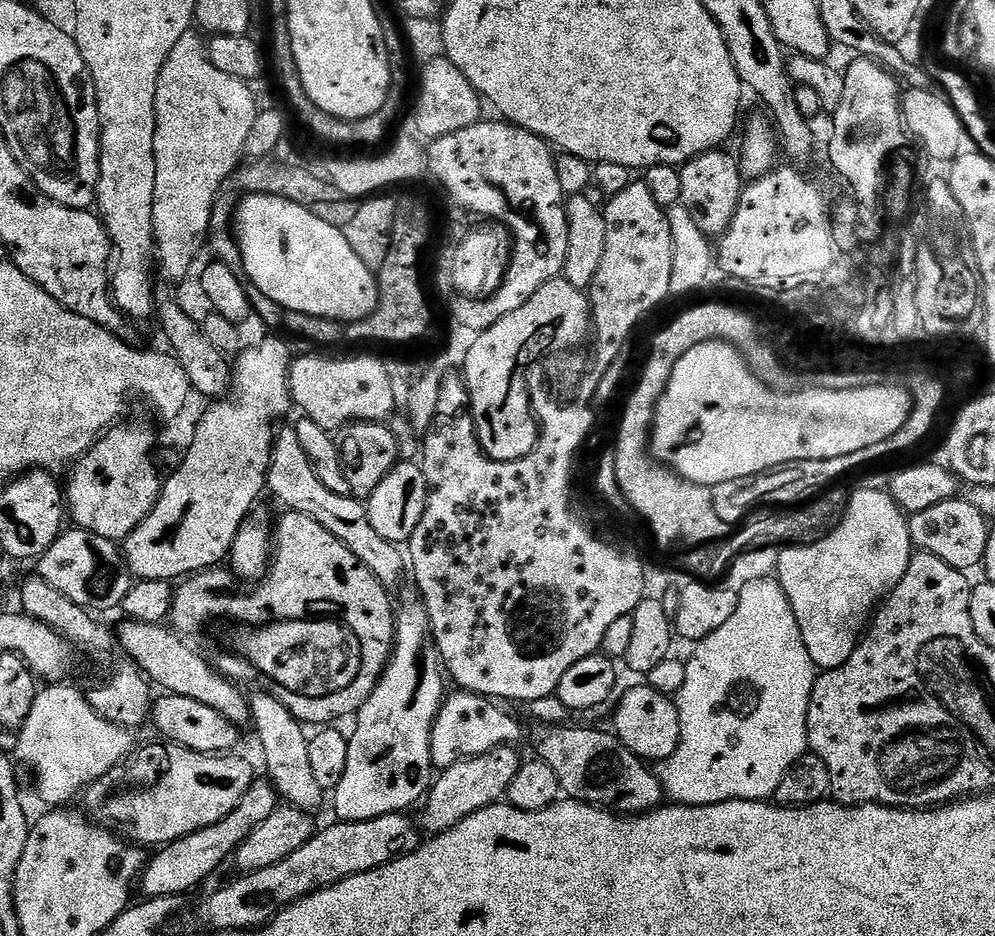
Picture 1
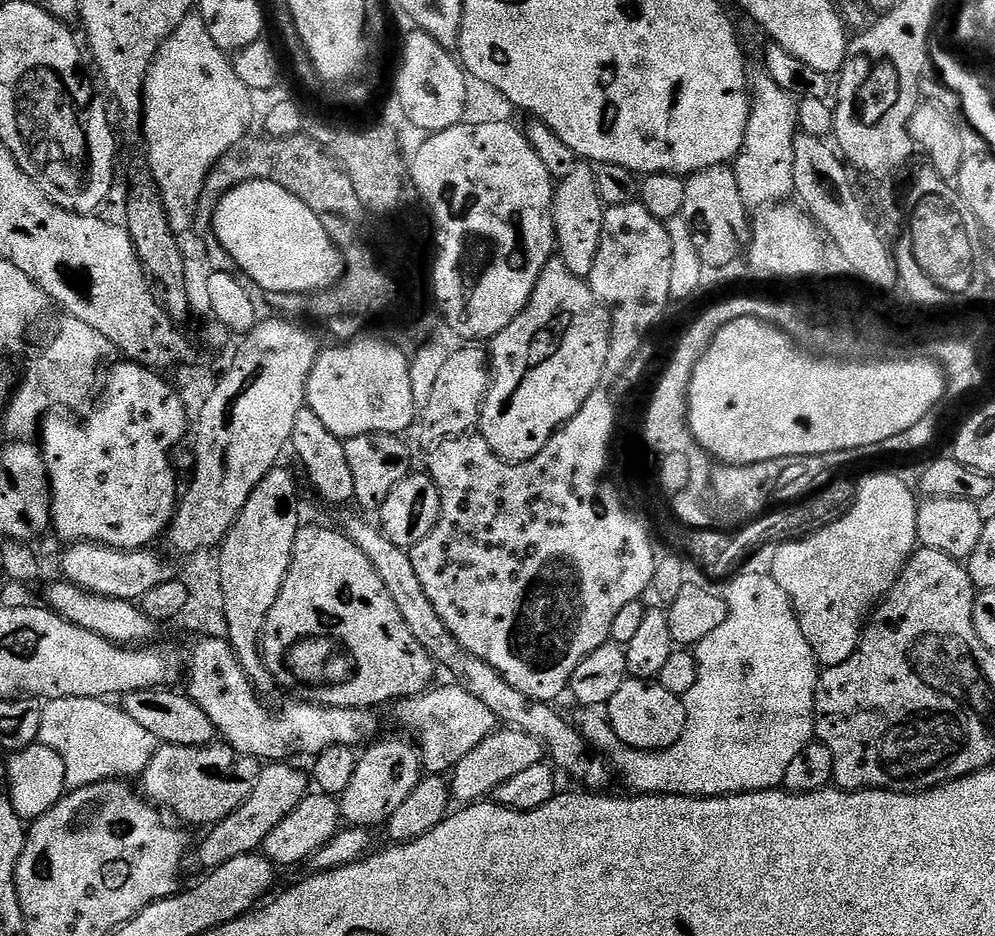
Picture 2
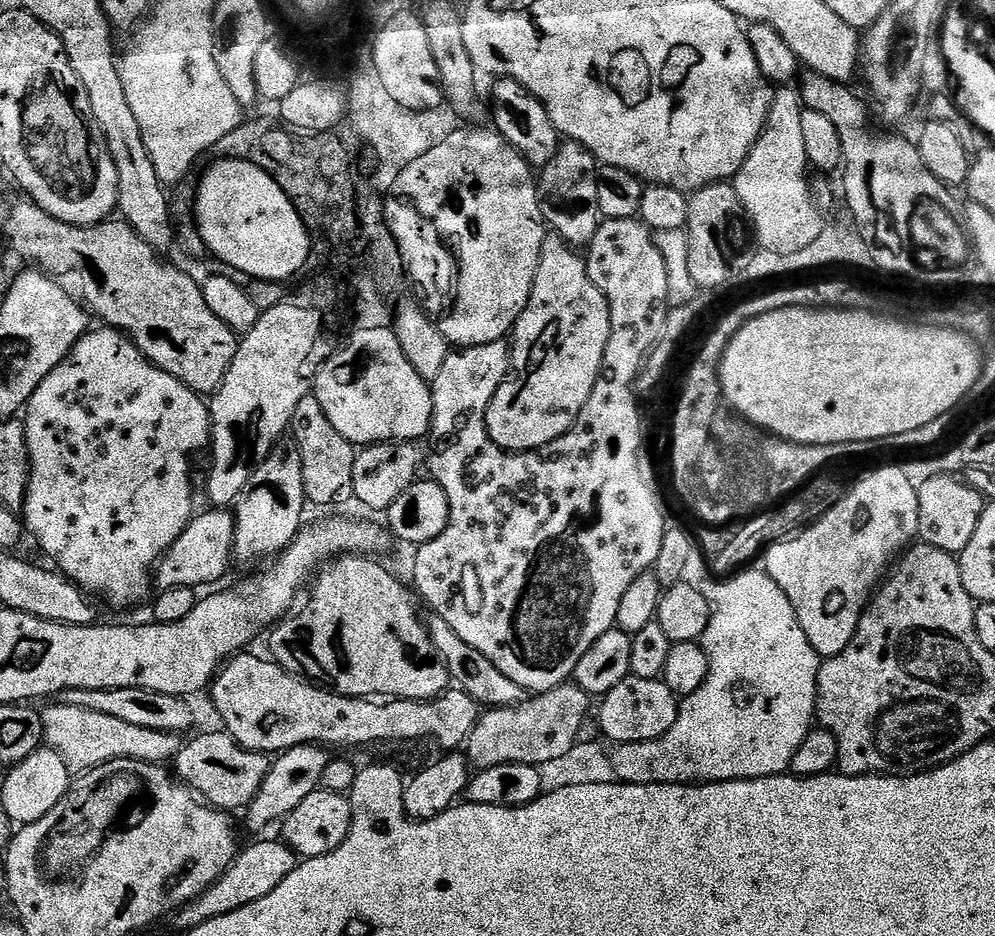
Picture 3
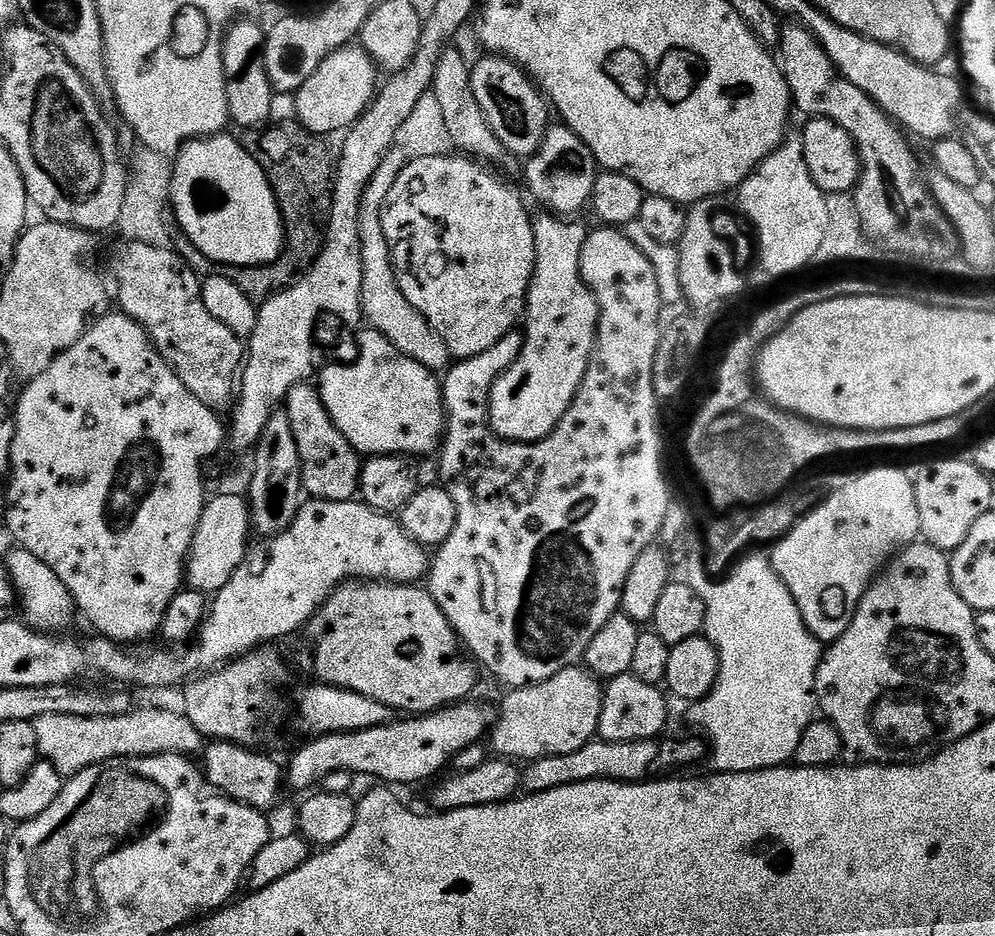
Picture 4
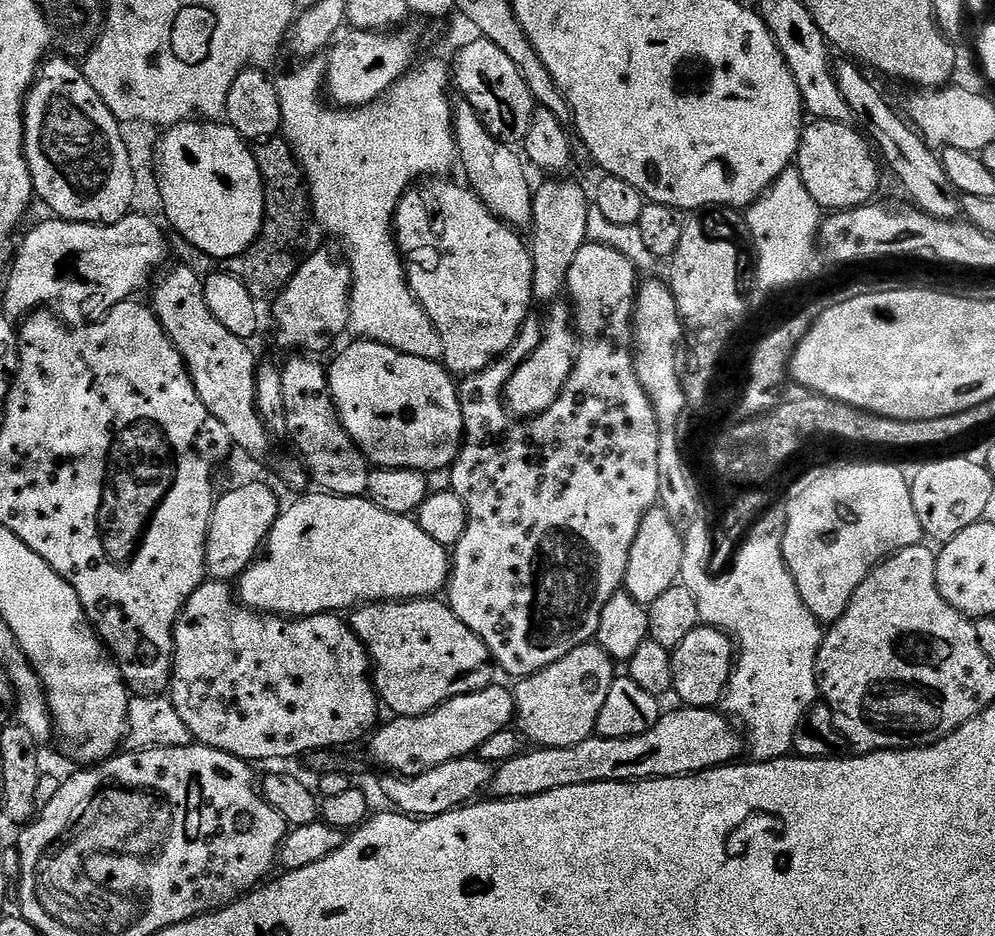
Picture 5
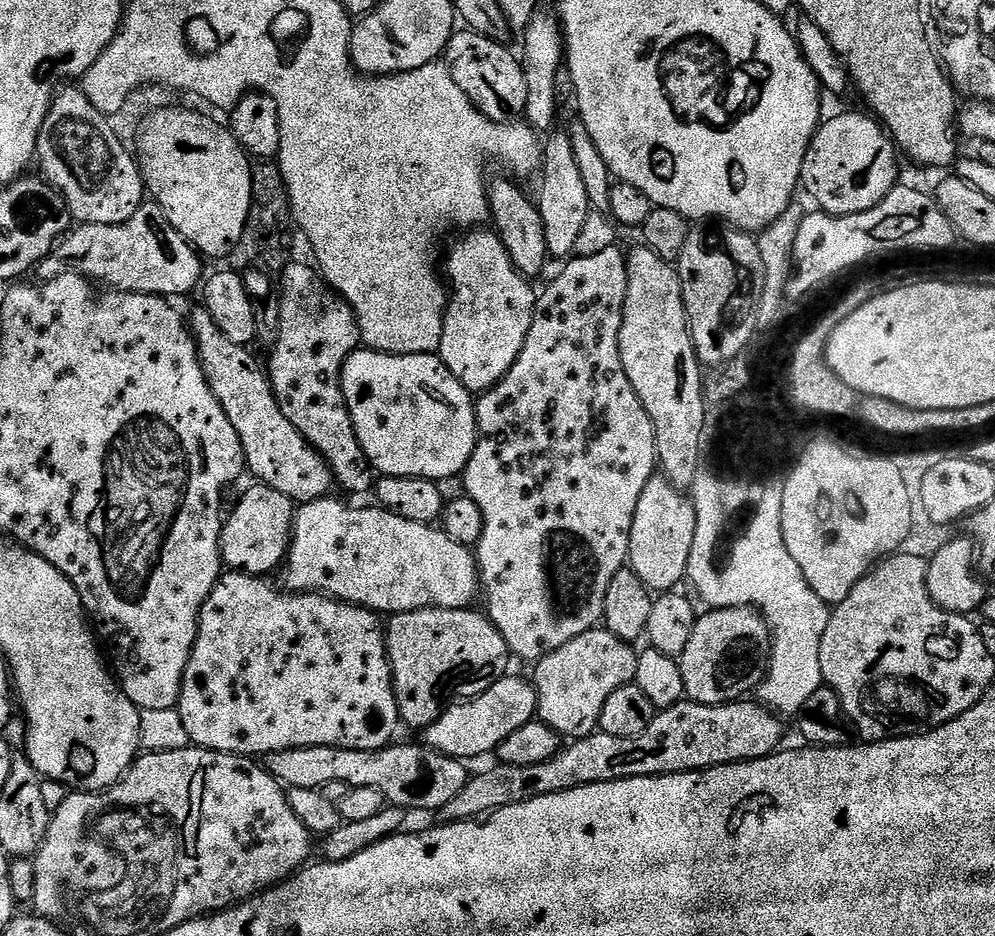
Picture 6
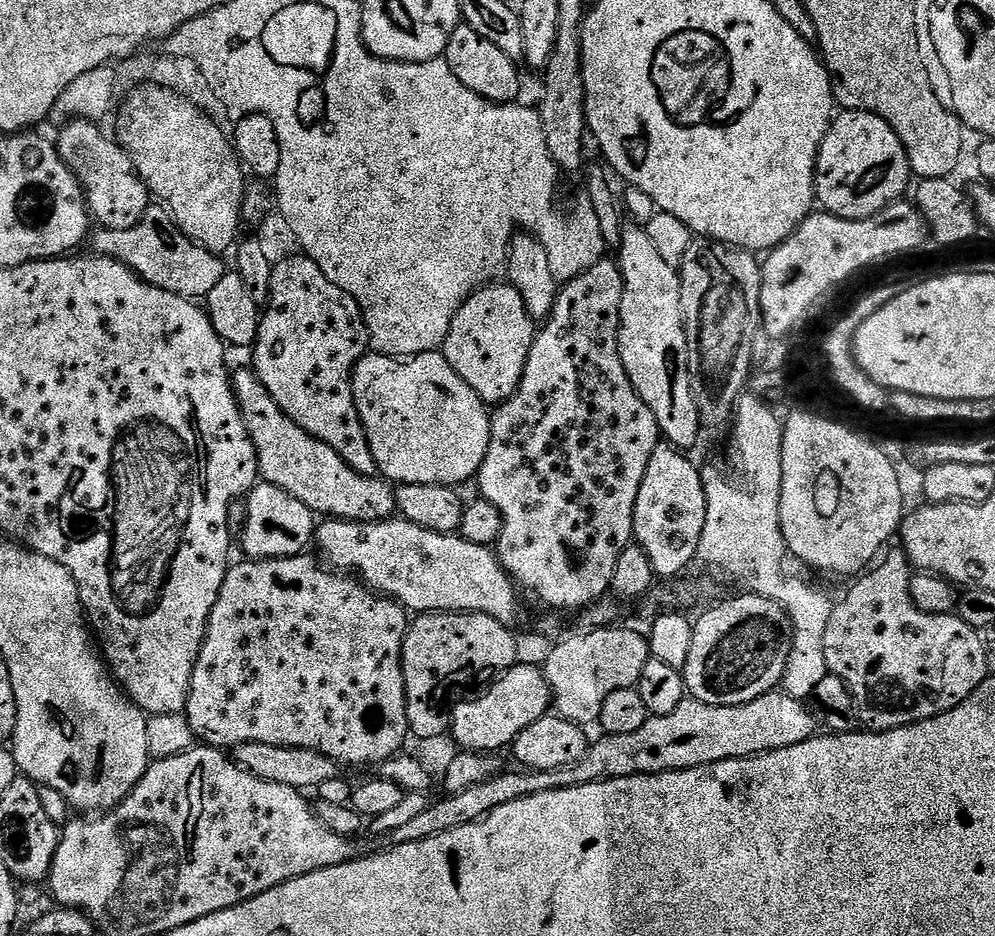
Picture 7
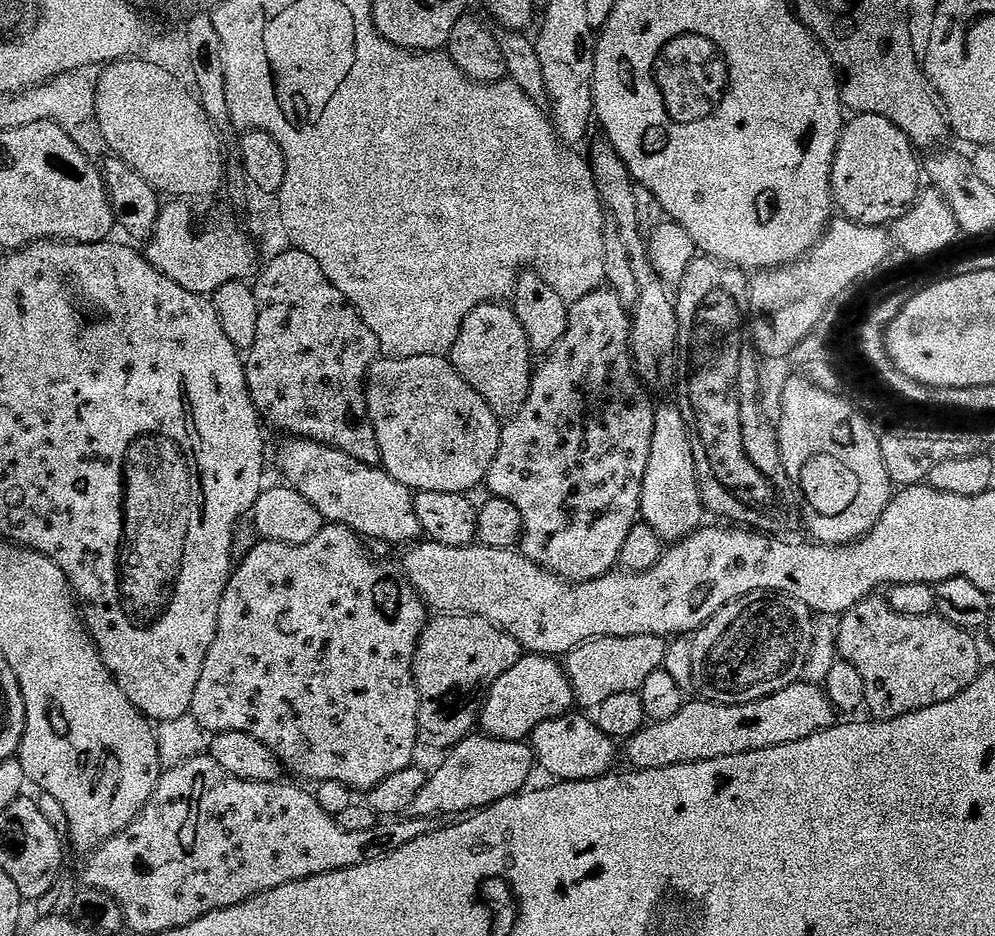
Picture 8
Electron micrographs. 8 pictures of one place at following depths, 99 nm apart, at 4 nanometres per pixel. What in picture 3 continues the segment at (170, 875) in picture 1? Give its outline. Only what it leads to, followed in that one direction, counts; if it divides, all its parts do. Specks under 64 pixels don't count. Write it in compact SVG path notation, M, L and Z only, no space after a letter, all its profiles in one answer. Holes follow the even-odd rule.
M303 744L279 753L269 763L268 773L258 794L249 802L243 813L245 826L252 832L260 832L256 834L264 834L275 820L277 823L283 821L285 816L289 816L300 805L302 798L320 788L322 770L326 770L330 759L328 752L327 747L319 744Z

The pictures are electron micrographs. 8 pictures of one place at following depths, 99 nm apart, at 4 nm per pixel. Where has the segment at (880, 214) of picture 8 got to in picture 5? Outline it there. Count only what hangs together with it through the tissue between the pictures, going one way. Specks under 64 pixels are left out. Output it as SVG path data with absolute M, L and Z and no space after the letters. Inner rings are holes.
M817 120L800 133L800 150L794 161L795 167L800 167L798 180L806 186L810 198L814 198L821 209L851 210L873 199L871 196L880 184L882 168L869 141L865 137L864 140L844 122L835 120Z

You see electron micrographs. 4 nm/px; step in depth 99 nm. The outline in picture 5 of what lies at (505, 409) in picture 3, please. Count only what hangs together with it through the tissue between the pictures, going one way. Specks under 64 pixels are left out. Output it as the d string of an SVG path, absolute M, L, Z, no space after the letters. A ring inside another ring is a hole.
M548 178L532 197L530 251L532 253L532 295L537 301L552 300L568 287L570 266L588 238L590 196L568 178ZM544 324L540 334L540 345L516 368L516 373L504 388L503 401L511 415L516 418L535 418L548 412L560 397L560 392L576 365L578 337L573 325Z

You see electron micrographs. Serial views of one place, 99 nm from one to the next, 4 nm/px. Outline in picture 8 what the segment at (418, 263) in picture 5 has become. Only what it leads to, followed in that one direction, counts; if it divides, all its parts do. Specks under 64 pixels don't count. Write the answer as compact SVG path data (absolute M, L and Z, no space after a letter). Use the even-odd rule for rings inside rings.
M504 302L477 306L466 318L466 322L462 322L462 330L454 342L450 359L456 367L456 373L484 399L486 406L490 406L490 410L497 418L516 416L518 410L522 410L532 381L534 353L528 345L526 330L522 330L522 322L518 322L515 307Z

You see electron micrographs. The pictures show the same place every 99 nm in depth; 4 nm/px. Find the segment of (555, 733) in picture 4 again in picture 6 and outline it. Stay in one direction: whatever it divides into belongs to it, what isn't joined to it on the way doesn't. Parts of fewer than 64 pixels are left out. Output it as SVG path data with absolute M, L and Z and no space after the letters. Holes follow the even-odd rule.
M597 626L586 634L578 634L578 638L570 638L570 642L566 642L566 646L562 646L558 650L546 654L542 659L535 661L536 676L534 675L534 683L536 685L536 716L538 720L547 727L552 728L559 737L567 738L569 741L581 740L591 736L600 727L600 715L602 714L602 706L606 706L606 698L610 698L610 694L614 694L614 690L618 690L623 684L631 684L636 679L636 658L638 652L637 649L634 650L632 648L635 647L629 641L620 640L614 634L610 634L607 628Z

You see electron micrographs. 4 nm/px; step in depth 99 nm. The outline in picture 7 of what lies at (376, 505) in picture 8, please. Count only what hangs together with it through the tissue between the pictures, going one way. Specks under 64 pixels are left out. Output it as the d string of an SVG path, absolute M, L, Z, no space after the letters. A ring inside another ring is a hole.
M247 371L231 373L232 389L236 395L242 418L246 422L246 430L256 447L256 457L260 467L259 479L265 484L273 484L286 490L286 494L294 494L294 498L298 498L298 502L306 502L306 506L310 506L312 512L324 518L357 520L363 524L393 519L396 512L396 494L393 485L383 478L358 474L333 448L326 446L326 442L306 434L306 430L302 430L302 426L295 424L280 409L278 402L274 402L274 398L270 398L266 386L262 386L255 371Z

